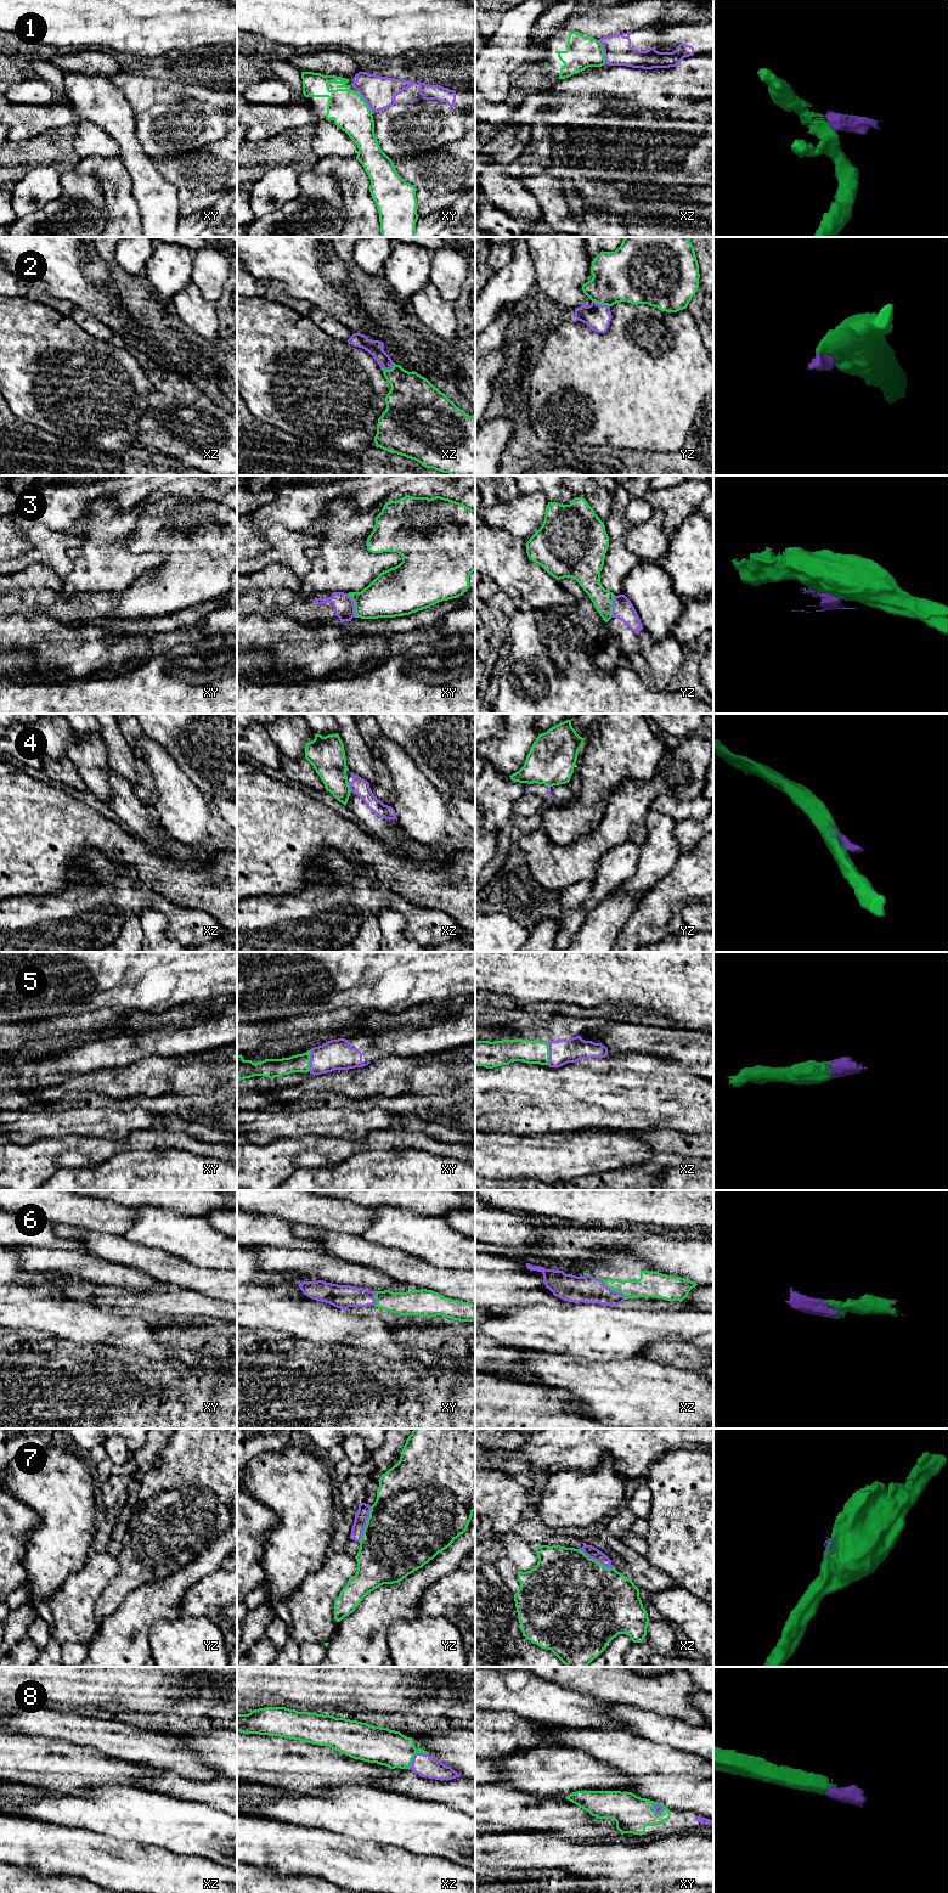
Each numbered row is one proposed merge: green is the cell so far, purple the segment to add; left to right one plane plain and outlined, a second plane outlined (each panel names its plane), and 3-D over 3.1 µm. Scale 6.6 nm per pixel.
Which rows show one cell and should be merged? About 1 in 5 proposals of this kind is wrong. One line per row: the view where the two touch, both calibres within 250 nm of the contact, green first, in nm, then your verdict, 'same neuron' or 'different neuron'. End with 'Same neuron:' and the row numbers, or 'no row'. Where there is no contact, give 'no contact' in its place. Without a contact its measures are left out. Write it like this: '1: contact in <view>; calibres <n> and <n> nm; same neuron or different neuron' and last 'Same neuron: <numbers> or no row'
1: contact in xz; calibres 200 and 190 nm; different neuron
2: contact in yz; calibres 360 and 170 nm; same neuron
3: contact in xy; calibres 300 and 140 nm; different neuron
4: contact in xz; calibres 240 and 120 nm; different neuron
5: contact in xz; calibres 160 and 160 nm; same neuron
6: contact in xz; calibres 160 and 180 nm; same neuron
7: contact in xz; calibres 500 and 80 nm; different neuron
8: contact in xz; calibres 240 and 140 nm; same neuron
Same neuron: 2, 5, 6, 8

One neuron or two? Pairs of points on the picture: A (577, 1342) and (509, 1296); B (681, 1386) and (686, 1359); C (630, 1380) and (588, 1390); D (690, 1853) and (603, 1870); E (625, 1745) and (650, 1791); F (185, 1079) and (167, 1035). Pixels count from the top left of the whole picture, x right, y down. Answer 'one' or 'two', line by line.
A: two
B: two
C: one
D: one
E: two
F: two

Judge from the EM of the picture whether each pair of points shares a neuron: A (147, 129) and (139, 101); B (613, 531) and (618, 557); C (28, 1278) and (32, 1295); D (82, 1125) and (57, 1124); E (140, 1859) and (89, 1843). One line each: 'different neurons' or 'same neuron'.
A: different neurons
B: same neuron
C: different neurons
D: same neuron
E: same neuron

